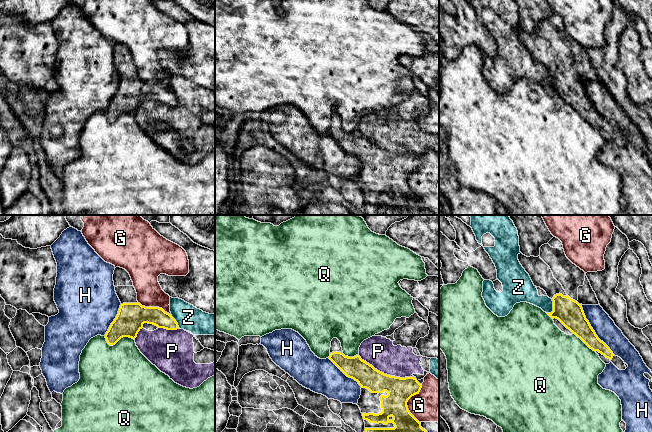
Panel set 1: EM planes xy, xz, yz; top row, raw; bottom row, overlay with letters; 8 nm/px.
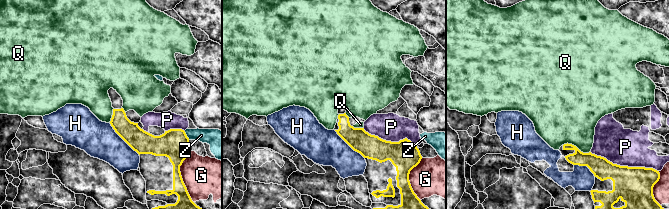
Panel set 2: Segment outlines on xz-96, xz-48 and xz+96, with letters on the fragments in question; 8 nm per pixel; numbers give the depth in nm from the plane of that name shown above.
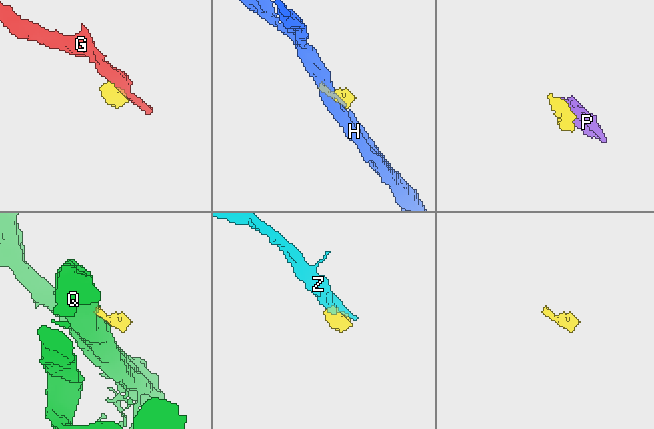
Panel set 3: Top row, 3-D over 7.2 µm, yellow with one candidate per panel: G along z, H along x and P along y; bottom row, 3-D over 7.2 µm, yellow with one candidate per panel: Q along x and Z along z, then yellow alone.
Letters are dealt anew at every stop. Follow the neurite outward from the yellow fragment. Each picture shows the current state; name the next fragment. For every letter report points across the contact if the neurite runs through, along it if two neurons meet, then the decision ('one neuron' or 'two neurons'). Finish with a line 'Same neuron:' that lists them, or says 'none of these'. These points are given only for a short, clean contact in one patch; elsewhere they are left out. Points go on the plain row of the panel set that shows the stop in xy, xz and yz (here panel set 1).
G: two neurons
H: two neurons
P: two neurons
Q: two neurons
Z: two neurons
Same neuron: none of these

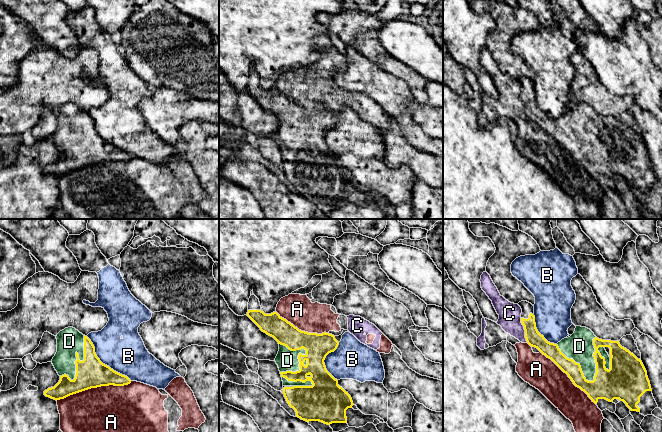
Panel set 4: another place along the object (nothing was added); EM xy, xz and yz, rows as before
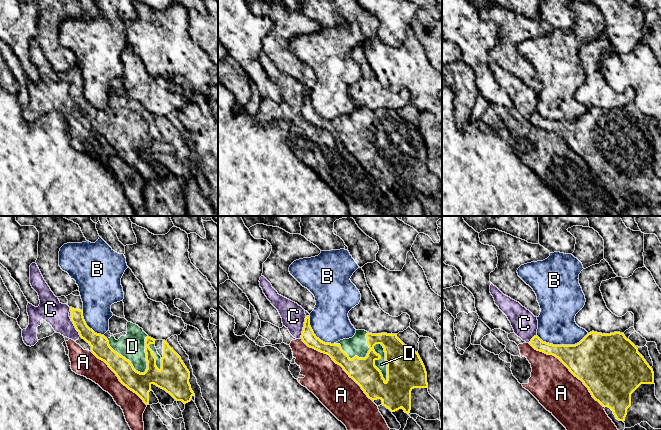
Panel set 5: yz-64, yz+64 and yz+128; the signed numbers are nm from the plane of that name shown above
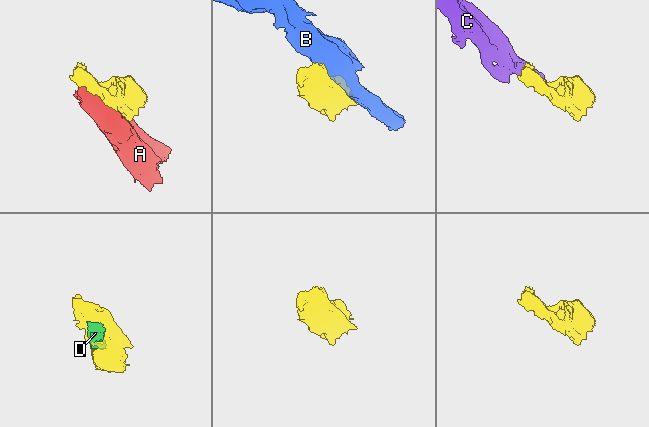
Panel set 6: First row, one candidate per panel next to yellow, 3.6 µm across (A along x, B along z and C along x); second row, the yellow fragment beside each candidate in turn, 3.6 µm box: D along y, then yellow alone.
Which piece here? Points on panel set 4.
A: two neurons
B: two neurons
C: two neurons
D: one neuron
Same neuron: D

